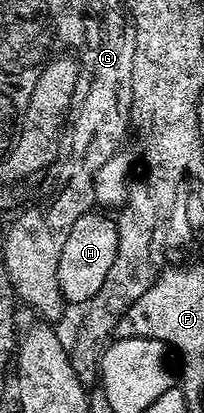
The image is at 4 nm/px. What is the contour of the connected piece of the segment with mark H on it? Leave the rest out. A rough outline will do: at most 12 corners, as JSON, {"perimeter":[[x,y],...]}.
{"perimeter":[[88,213],[65,237],[57,281],[86,304],[117,257],[115,219]]}

